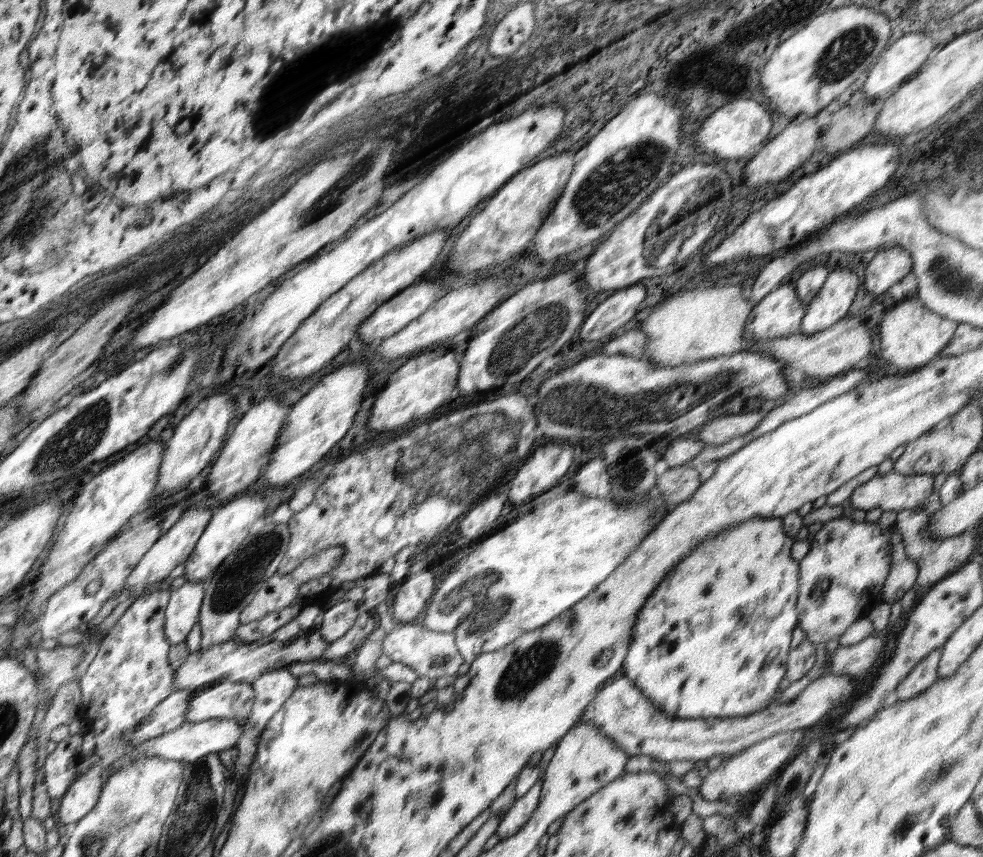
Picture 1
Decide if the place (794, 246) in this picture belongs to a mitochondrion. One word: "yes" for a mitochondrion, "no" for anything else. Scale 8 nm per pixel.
no

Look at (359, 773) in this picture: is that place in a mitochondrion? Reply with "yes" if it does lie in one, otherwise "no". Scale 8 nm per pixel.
no

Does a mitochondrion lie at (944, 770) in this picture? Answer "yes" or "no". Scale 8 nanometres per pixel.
yes

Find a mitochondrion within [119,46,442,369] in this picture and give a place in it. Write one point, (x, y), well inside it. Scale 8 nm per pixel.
(369, 157)

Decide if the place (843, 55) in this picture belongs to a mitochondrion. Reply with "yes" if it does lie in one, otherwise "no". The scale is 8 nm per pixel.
yes

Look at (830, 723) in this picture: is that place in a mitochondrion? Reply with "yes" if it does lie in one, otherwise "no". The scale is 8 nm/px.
no

